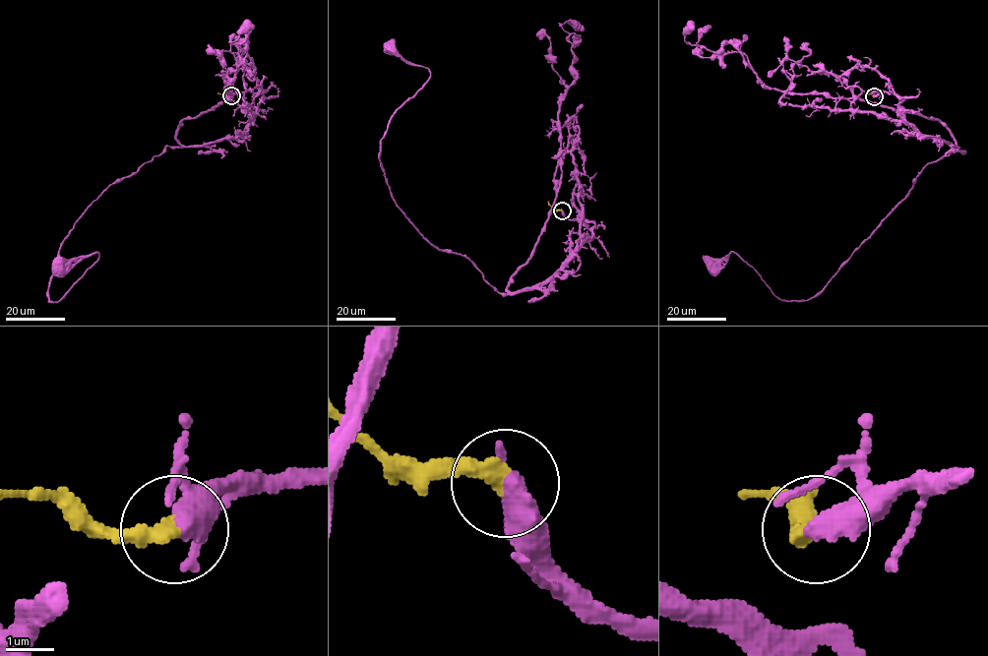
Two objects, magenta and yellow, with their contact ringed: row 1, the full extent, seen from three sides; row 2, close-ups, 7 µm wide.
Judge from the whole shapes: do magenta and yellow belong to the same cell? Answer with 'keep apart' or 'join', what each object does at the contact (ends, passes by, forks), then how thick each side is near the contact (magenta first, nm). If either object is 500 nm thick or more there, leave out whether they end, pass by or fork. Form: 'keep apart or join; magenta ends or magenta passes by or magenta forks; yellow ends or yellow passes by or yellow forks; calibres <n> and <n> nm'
join; calibres 500 and 360 nm

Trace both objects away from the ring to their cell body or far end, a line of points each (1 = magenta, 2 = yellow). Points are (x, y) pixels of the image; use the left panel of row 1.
1: (231, 95), (262, 98), (238, 136), (167, 146), (95, 200), (65, 237), (49, 301), (99, 255), (57, 268)
2: (231, 95), (217, 92)

